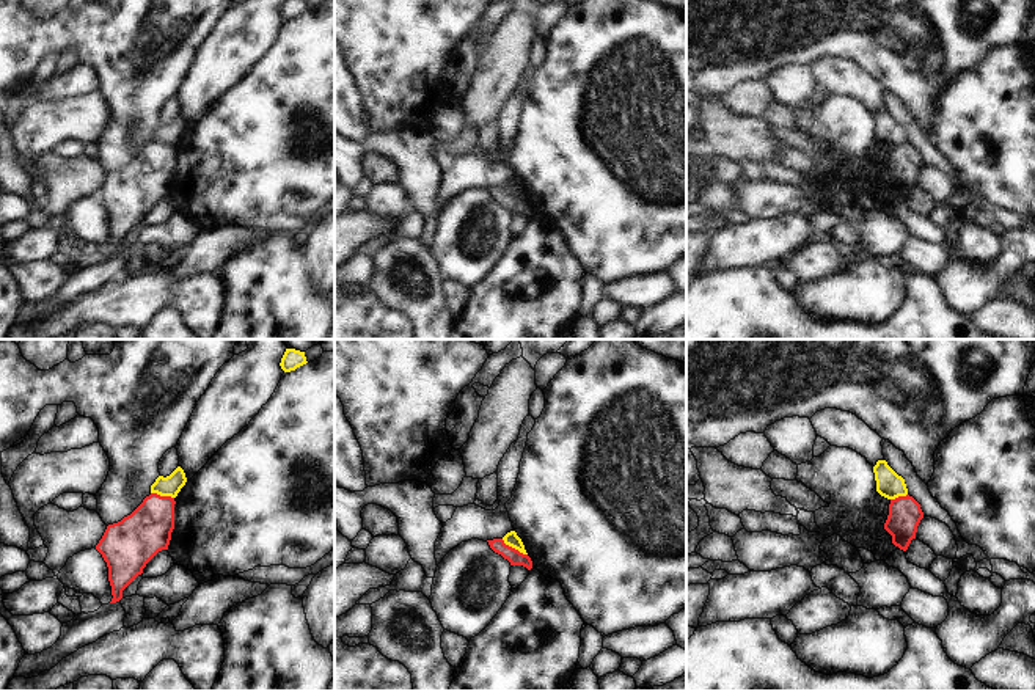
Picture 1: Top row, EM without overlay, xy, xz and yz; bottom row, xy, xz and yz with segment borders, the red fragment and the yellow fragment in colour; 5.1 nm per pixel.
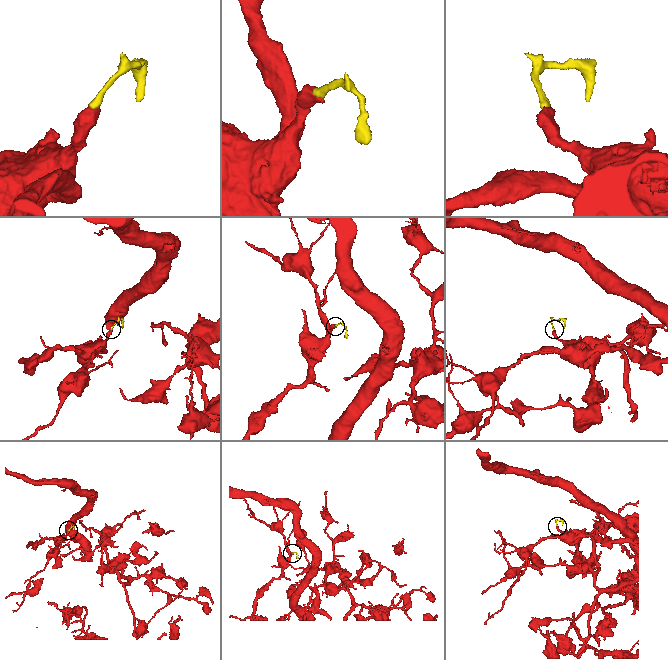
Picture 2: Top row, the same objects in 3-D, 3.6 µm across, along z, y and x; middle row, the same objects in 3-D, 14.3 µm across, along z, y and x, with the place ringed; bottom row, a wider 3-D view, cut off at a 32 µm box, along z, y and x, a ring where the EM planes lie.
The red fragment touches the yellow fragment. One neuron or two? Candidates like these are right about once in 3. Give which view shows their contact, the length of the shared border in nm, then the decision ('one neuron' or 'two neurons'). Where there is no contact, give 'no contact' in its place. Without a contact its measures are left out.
xz | 160 nm | two neurons

